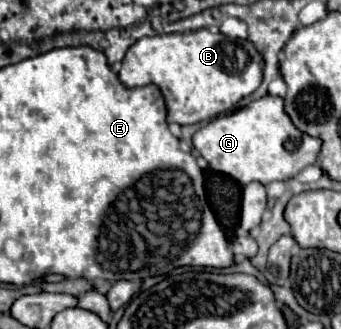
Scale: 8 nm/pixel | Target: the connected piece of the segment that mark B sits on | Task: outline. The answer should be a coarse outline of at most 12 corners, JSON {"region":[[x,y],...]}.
{"region":[[138,39],[118,73],[158,85],[168,123],[230,111],[262,81],[250,41]]}

